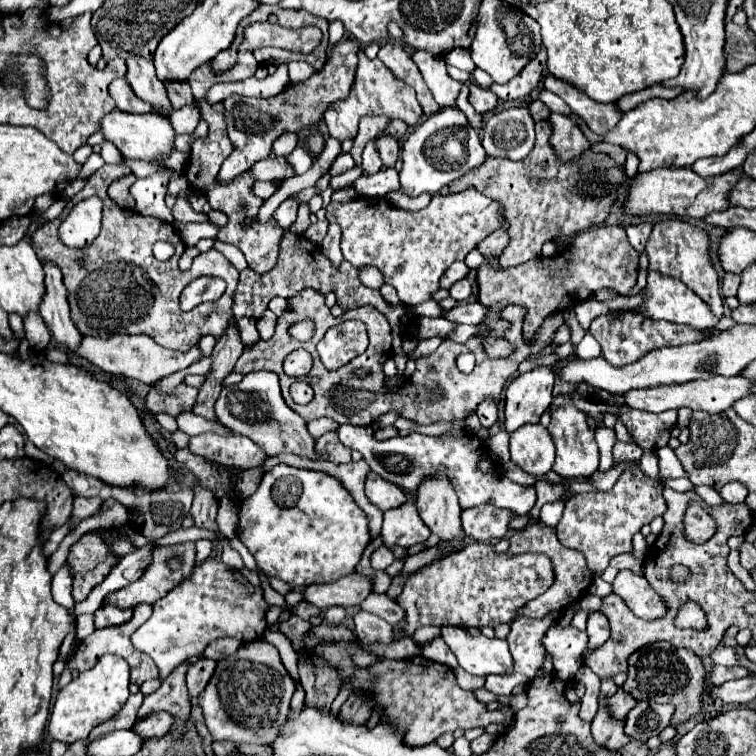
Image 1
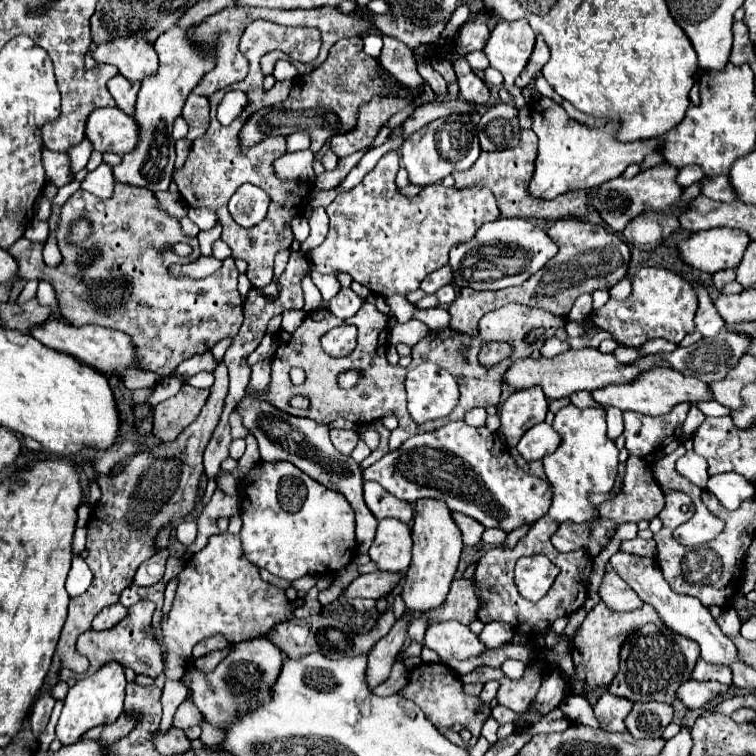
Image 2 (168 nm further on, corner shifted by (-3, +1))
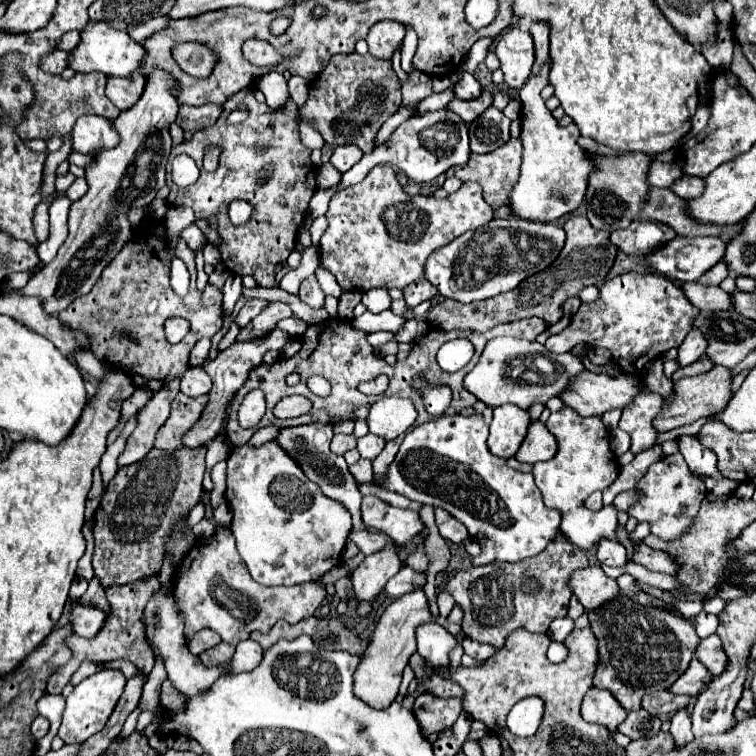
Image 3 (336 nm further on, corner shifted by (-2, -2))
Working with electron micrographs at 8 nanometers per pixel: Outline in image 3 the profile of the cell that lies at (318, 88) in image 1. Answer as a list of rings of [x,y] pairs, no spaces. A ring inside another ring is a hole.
[[[356,52],[352,54],[338,54],[332,56],[328,66],[322,74],[318,74],[310,82],[308,100],[304,106],[298,108],[298,116],[302,122],[310,122],[312,128],[316,128],[324,142],[328,144],[356,144],[364,154],[374,150],[374,138],[380,126],[400,108],[402,94],[400,94],[400,80],[392,70],[392,62],[388,60],[376,60],[374,56],[360,56]]]

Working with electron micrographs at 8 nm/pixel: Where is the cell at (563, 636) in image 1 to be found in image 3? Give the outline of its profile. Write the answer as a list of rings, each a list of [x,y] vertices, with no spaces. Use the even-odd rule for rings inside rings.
[[[540,696],[520,700],[508,714],[508,730],[514,736],[532,736],[544,718],[544,700]]]

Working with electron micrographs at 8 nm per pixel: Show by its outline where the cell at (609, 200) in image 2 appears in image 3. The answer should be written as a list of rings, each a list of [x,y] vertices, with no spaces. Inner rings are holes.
[[[632,152],[622,158],[592,154],[592,158],[598,164],[598,170],[590,176],[586,190],[590,224],[608,232],[628,228],[630,222],[638,218],[640,208],[644,206],[644,196],[648,196],[648,188],[652,188],[648,184],[648,164],[652,164],[652,158],[642,152]]]

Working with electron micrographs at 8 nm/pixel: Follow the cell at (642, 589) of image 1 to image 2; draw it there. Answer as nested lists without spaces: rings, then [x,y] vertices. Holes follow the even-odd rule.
[[[607,571],[603,575],[597,593],[601,601],[613,611],[633,611],[643,605],[637,593],[633,593],[633,589],[629,589],[629,585],[625,585],[615,571]]]

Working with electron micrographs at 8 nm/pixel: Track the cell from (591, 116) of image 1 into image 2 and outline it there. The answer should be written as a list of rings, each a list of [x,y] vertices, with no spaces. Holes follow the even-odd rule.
[[[541,75],[535,79],[533,87],[535,87],[543,97],[549,97],[549,99],[553,99],[556,103],[561,103],[563,100],[557,93],[553,93],[553,87],[551,87],[551,85],[545,81],[545,77],[541,77]]]

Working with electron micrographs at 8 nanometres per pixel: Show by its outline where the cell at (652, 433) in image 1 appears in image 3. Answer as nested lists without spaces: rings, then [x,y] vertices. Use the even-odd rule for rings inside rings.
[[[642,392],[630,406],[622,410],[620,428],[630,434],[632,454],[640,454],[642,450],[648,450],[658,444],[660,432],[656,432],[656,426],[652,420],[660,414],[660,408],[664,408],[666,398],[656,392]]]

